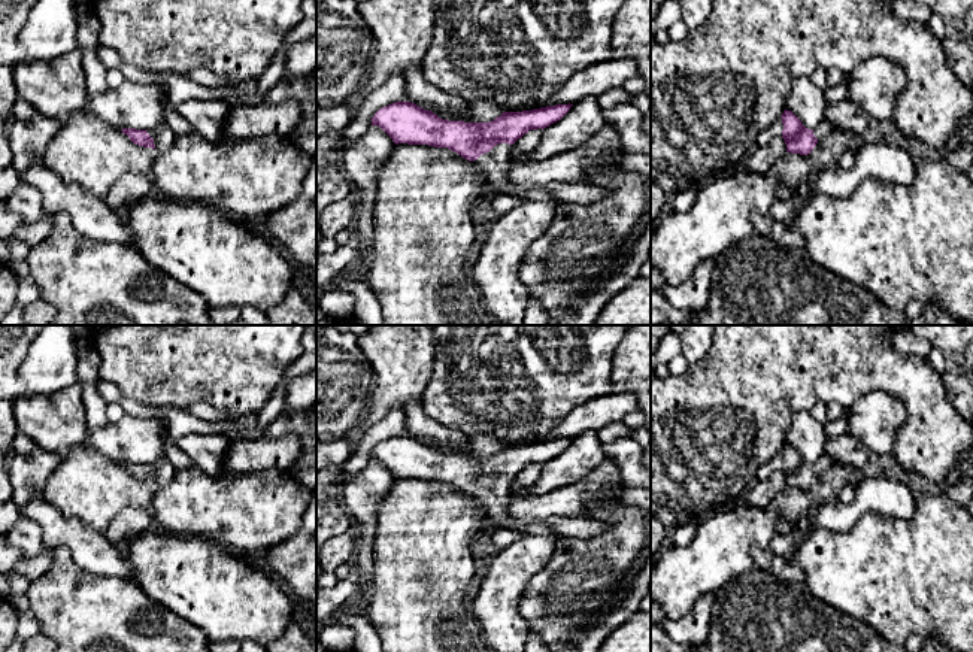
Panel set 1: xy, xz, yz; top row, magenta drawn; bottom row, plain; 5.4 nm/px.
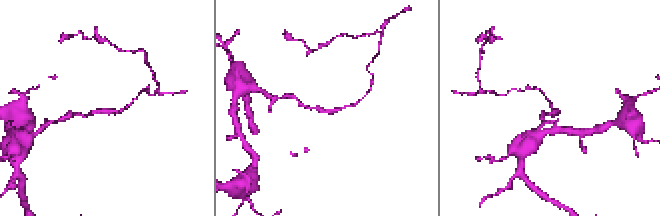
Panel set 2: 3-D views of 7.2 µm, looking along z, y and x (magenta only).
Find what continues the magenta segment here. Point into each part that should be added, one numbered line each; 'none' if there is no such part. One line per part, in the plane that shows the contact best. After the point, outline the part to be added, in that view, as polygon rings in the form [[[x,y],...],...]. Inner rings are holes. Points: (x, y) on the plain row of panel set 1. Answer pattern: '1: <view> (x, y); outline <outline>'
1: xz (497, 496); outline [[[498,477],[489,486],[482,488],[475,498],[486,506],[489,521],[501,528],[524,534],[557,534],[560,537],[592,539],[609,528],[604,521],[589,516],[554,516],[543,521],[521,522],[507,515],[512,500],[512,479]]]

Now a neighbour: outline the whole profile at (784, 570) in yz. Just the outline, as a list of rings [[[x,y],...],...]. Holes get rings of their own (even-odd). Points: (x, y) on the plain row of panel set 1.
[[[754,546],[752,549],[752,562],[757,568],[772,573],[778,580],[786,583],[803,583],[804,573],[797,565],[789,562],[786,558],[773,554],[769,549]]]

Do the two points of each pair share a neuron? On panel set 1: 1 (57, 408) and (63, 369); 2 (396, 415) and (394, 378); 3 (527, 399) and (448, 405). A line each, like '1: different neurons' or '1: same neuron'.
1: different neurons
2: different neurons
3: same neuron

